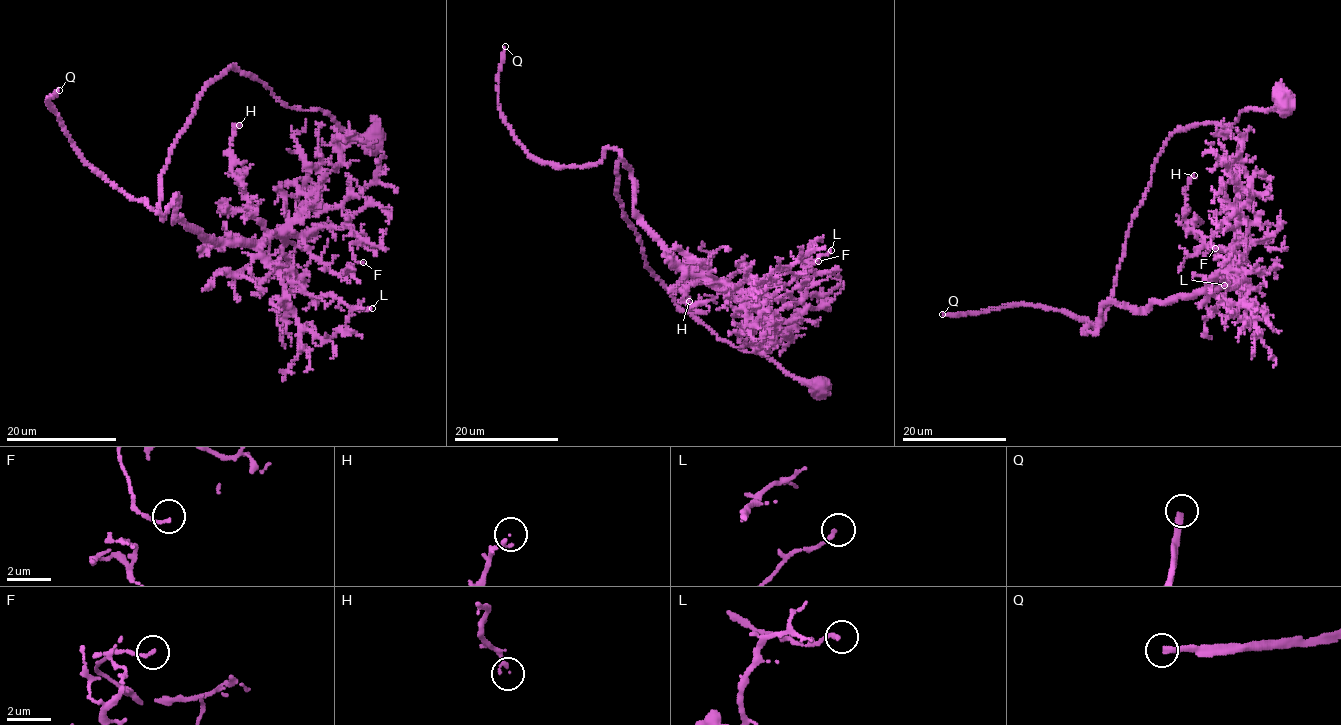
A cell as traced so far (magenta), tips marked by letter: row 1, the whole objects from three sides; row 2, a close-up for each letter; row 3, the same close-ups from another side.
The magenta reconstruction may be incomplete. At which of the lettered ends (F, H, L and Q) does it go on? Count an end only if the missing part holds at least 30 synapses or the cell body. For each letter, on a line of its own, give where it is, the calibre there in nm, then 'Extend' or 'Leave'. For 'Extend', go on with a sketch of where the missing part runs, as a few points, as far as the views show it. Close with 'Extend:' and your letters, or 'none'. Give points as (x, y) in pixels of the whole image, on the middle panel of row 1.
F: Place: (818, 261). Thickness 150 nm. Leave
H: Place: (689, 301). Thickness 150 nm. Leave
L: Place: (831, 250). Thickness 170 nm. Leave
Q: Place: (505, 46). Thickness 240 nm. Extend
Extend: Q

